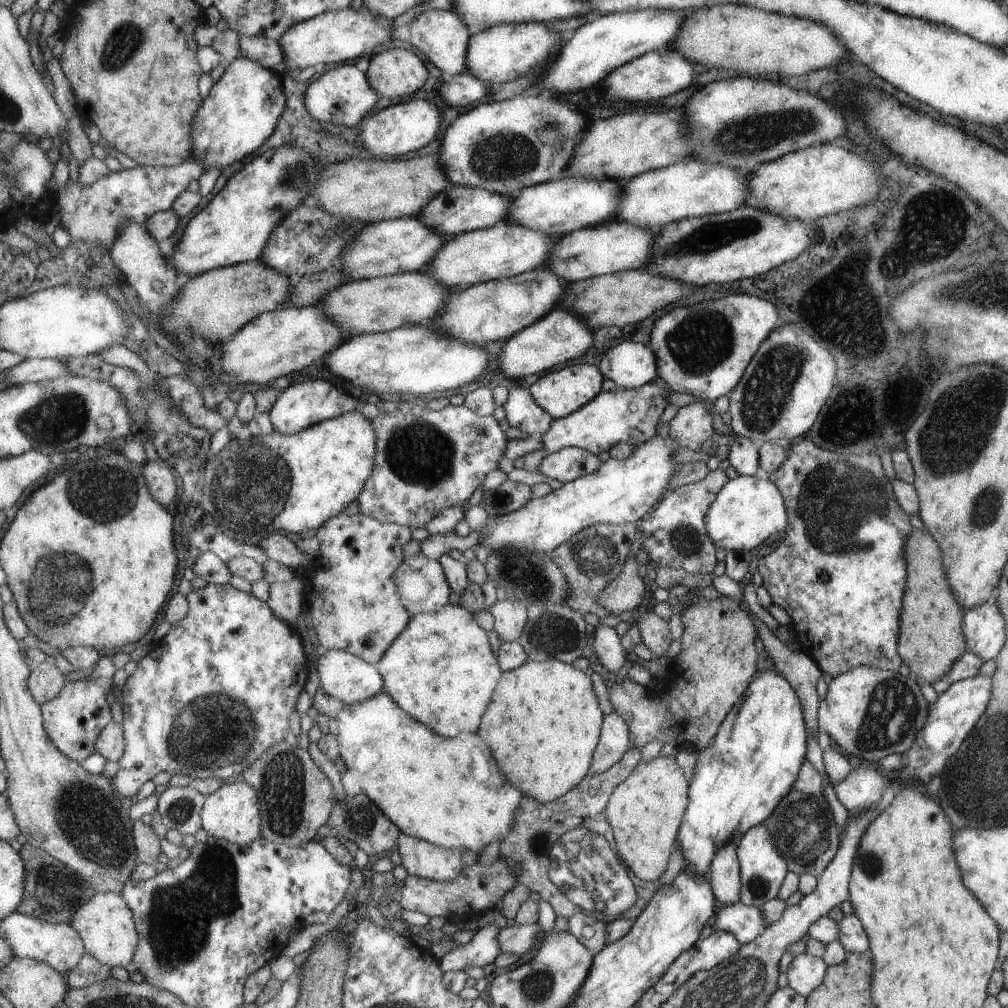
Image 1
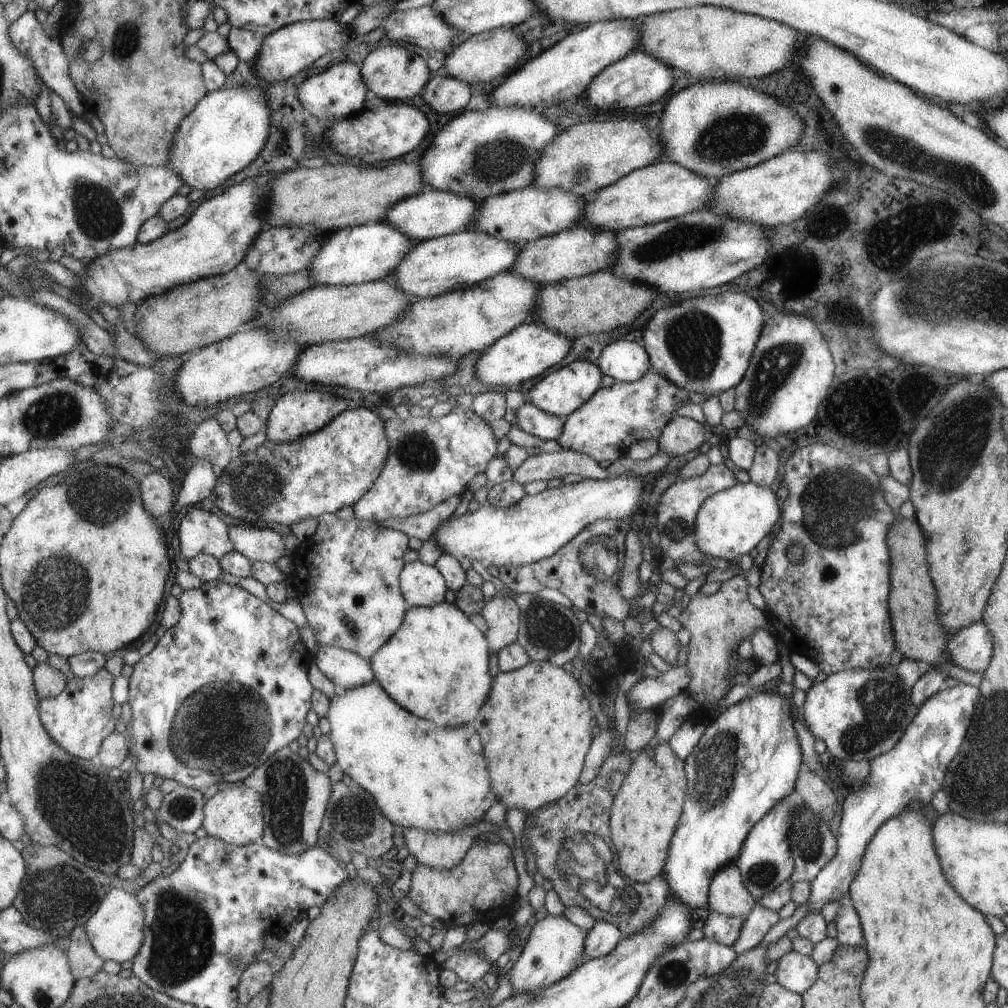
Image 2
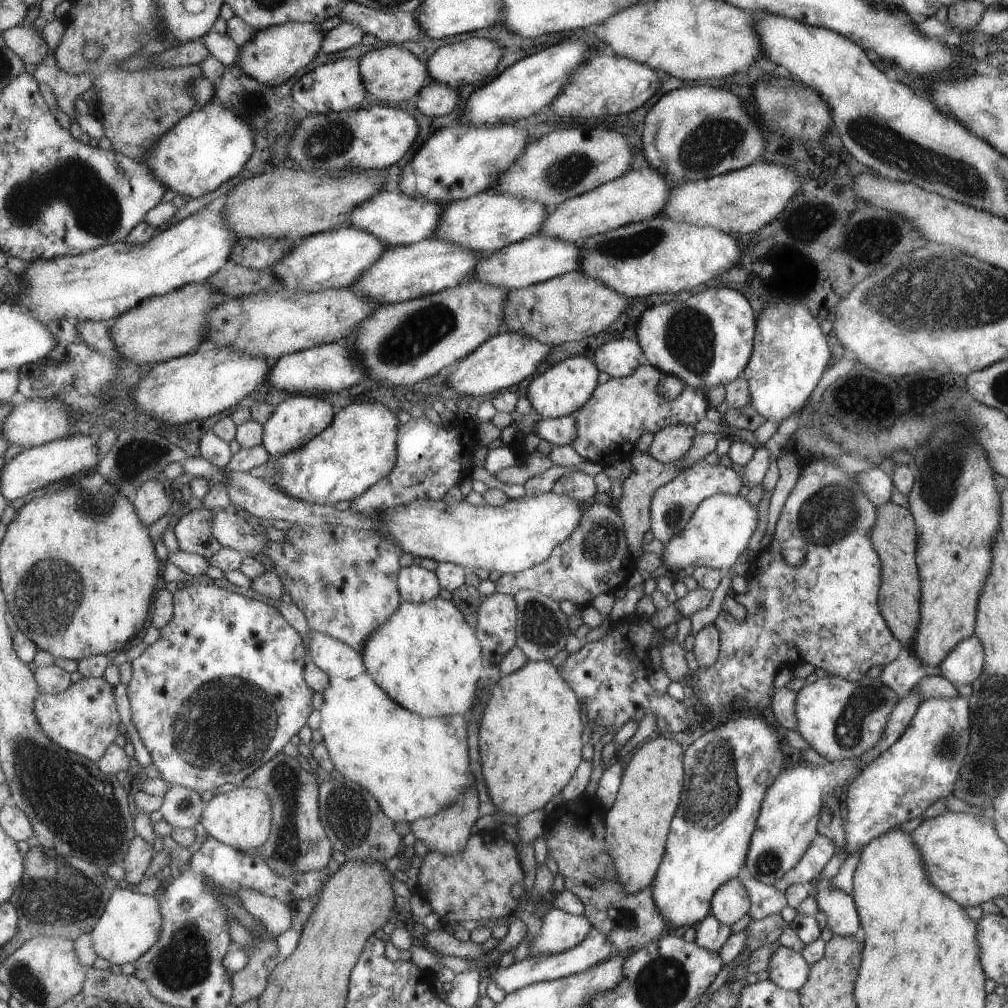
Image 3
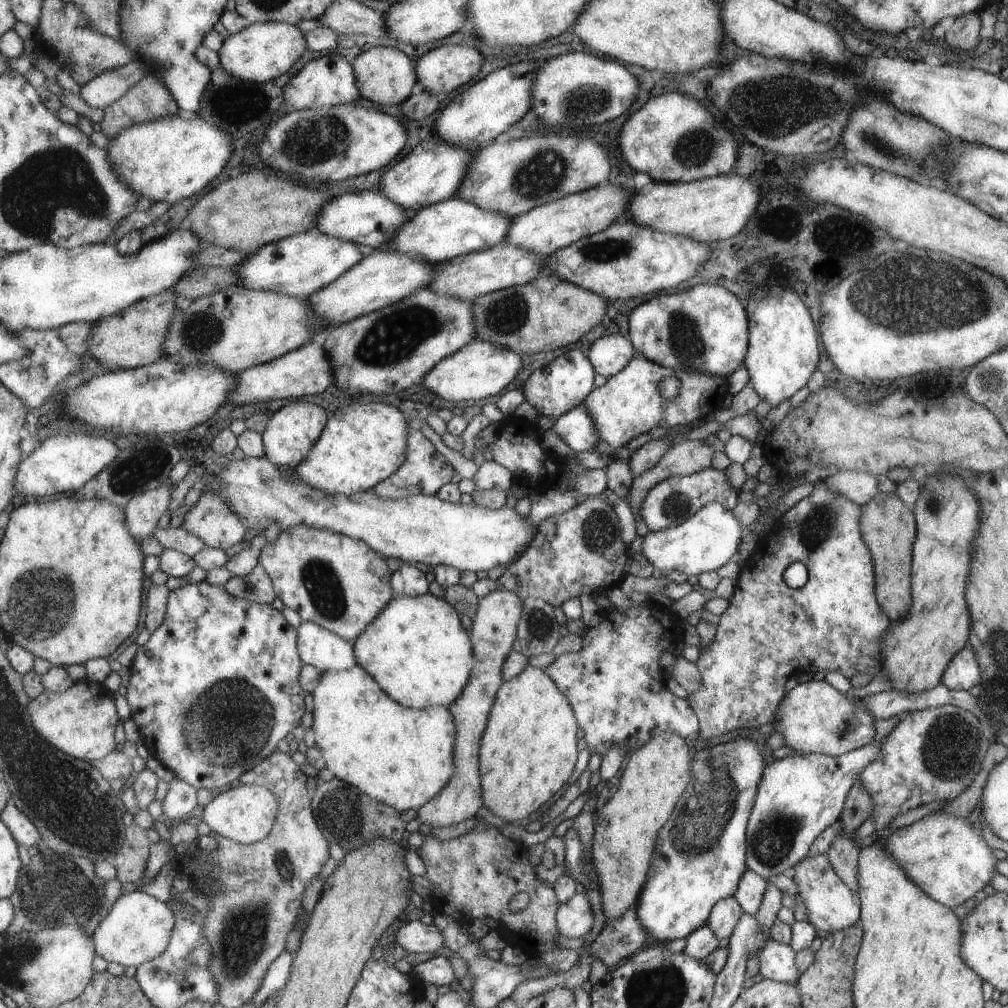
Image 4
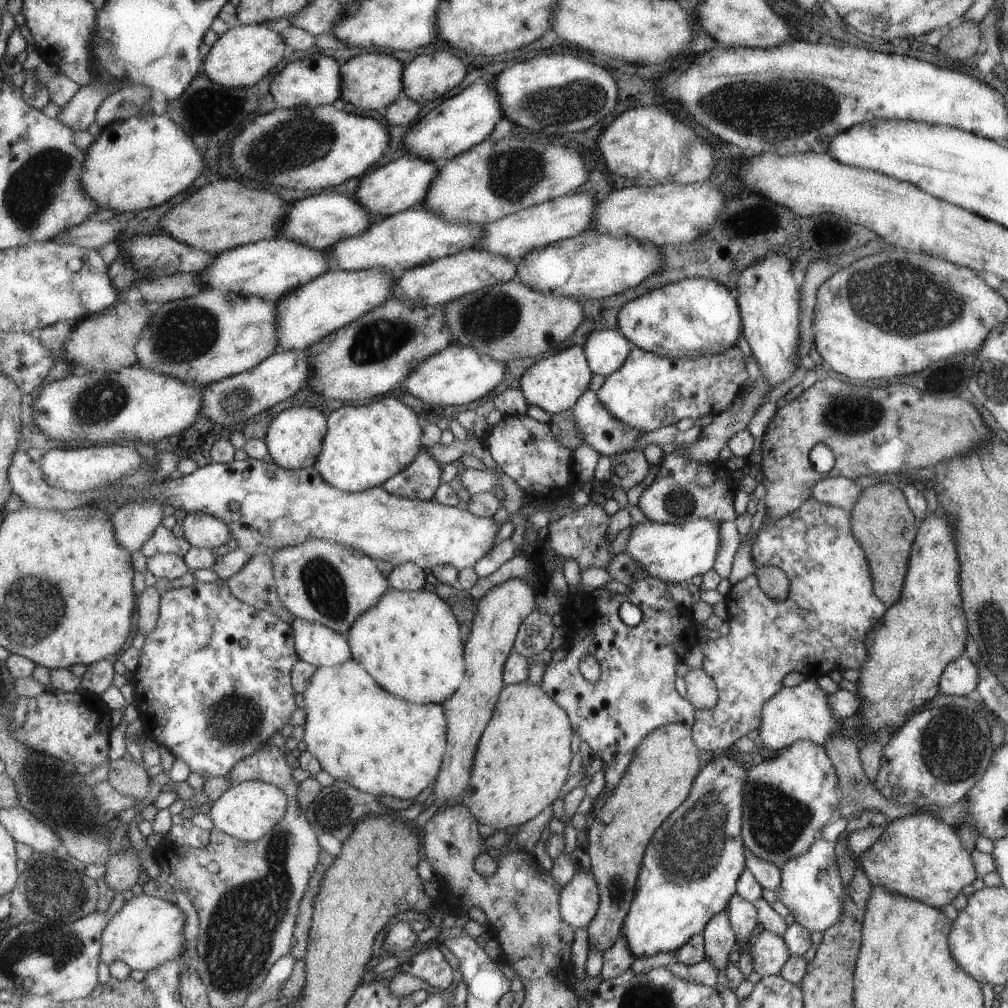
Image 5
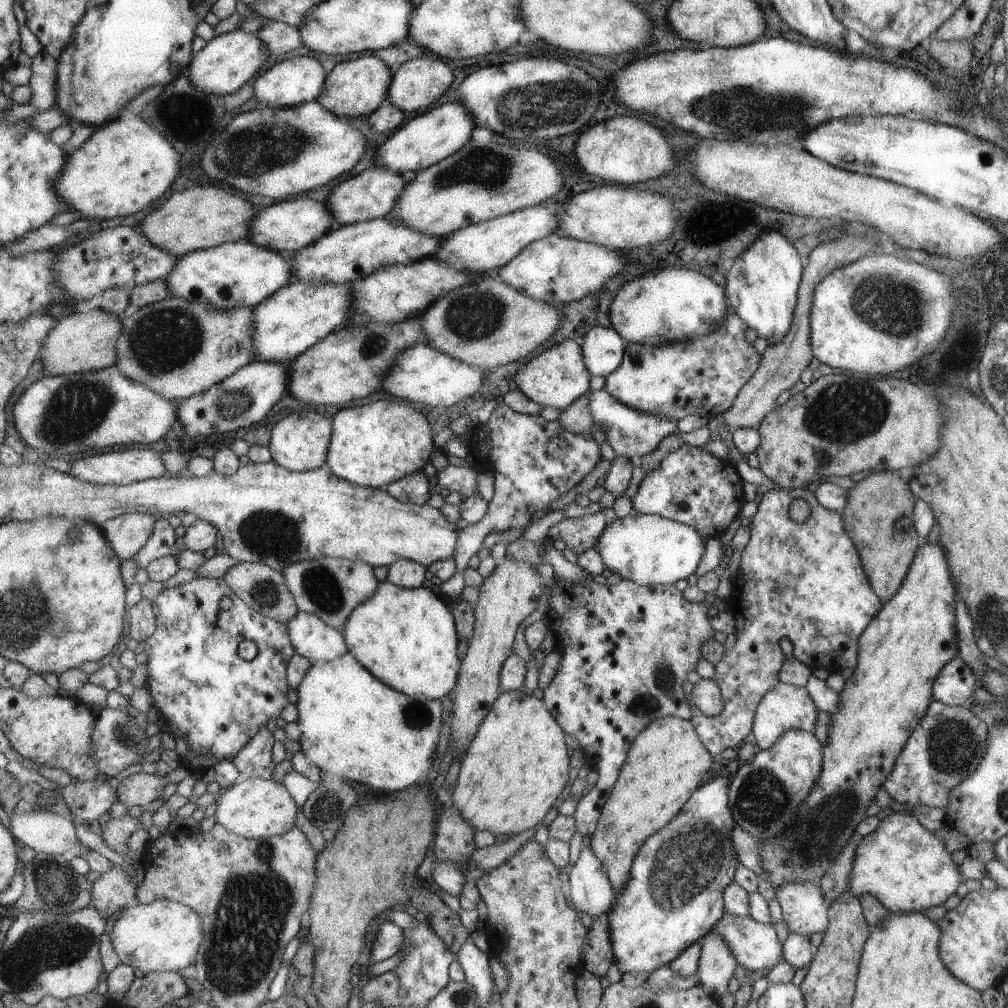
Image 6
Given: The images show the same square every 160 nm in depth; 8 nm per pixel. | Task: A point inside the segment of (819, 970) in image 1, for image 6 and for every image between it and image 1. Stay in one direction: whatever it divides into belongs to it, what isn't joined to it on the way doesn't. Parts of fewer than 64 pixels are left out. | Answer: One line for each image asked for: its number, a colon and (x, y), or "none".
2: (795, 972)
3: (786, 968)
4: (776, 961)
5: (768, 951)
6: (754, 945)

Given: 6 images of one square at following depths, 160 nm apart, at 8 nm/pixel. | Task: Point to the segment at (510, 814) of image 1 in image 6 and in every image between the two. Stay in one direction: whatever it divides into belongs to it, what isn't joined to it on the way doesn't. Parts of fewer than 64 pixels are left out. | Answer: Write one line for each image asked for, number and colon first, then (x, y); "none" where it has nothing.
2: (423, 776)
3: (415, 766)
4: (403, 756)
5: (381, 743)
6: (353, 726)

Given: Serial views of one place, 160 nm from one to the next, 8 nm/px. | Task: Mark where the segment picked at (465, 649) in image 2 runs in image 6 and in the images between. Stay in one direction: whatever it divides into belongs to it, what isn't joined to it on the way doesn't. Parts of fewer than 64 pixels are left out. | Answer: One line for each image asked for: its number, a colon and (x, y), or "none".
3: (427, 656)
4: (417, 648)
5: (411, 641)
6: (409, 637)

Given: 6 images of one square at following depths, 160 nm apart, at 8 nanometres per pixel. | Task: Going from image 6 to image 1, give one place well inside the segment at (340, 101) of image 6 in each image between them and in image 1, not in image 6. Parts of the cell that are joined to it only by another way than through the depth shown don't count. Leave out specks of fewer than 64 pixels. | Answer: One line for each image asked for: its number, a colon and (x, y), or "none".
1: (396, 73)
2: (395, 74)
3: (393, 74)
4: (388, 76)
5: (371, 81)

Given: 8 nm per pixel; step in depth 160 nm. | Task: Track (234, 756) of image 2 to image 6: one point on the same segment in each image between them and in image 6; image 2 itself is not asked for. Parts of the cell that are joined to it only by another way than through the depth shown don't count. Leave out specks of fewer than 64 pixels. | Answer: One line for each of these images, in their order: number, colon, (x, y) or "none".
3: (222, 690)
4: (217, 686)
5: (214, 682)
6: (217, 701)

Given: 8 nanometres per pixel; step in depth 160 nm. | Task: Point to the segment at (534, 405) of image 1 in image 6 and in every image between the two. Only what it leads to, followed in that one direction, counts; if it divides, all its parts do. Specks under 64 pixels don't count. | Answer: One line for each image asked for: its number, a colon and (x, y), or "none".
2: (531, 419)
3: (560, 431)
4: (577, 427)
5: (608, 436)
6: (631, 433)

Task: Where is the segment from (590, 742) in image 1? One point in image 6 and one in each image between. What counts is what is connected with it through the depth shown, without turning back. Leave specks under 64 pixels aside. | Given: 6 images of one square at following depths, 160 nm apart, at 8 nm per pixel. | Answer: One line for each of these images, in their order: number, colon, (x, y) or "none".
2: (537, 726)
3: (532, 735)
4: (529, 752)
5: (522, 763)
6: (513, 772)

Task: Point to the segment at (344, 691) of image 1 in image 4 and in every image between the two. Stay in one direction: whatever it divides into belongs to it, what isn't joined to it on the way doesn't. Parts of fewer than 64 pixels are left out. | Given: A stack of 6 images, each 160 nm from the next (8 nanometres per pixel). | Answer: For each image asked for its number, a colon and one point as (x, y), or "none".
2: (346, 669)
3: (338, 659)
4: (320, 647)

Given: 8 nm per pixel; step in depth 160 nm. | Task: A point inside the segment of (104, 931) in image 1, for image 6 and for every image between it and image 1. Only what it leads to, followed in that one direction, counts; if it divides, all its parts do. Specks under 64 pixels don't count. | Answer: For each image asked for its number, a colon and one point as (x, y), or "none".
2: (117, 930)
3: (132, 924)
4: (139, 927)
5: (147, 933)
6: (165, 935)

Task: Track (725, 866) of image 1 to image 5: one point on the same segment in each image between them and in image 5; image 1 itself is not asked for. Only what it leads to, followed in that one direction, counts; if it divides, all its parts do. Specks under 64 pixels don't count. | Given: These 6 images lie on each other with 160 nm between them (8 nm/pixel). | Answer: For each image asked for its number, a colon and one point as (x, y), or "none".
2: (727, 895)
3: (730, 902)
4: (725, 913)
5: (719, 939)

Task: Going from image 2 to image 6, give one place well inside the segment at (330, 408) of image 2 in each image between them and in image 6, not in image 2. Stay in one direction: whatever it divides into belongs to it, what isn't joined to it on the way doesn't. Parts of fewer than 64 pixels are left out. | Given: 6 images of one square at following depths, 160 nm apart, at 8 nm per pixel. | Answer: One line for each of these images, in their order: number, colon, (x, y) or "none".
3: (298, 419)
4: (294, 429)
5: (295, 439)
6: (300, 442)

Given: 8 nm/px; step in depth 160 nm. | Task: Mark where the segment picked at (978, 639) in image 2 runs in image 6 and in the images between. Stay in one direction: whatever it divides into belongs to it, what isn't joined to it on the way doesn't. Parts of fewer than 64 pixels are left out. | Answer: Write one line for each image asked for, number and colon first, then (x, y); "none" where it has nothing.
3: (964, 663)
4: (963, 672)
5: (960, 677)
6: (955, 683)

